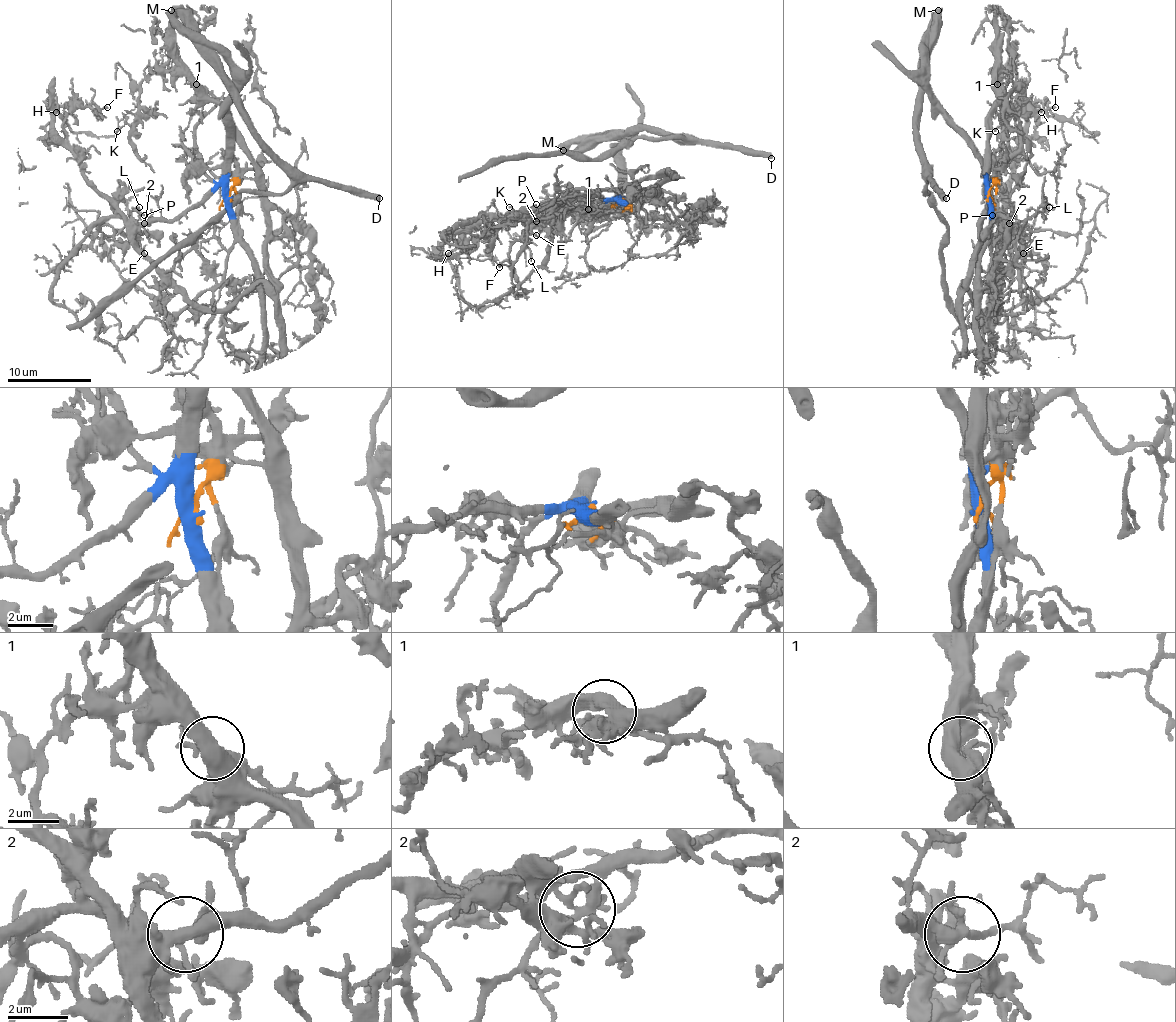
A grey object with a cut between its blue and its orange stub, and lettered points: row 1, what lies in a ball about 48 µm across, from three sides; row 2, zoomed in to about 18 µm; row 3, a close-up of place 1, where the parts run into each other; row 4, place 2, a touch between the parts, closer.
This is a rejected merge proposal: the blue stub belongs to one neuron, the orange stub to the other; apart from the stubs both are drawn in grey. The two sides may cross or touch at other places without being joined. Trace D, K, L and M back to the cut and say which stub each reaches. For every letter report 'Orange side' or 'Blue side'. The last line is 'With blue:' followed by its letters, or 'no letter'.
D: Blue side
K: Orange side
L: Blue side
M: Blue side
With blue: D, L, M

